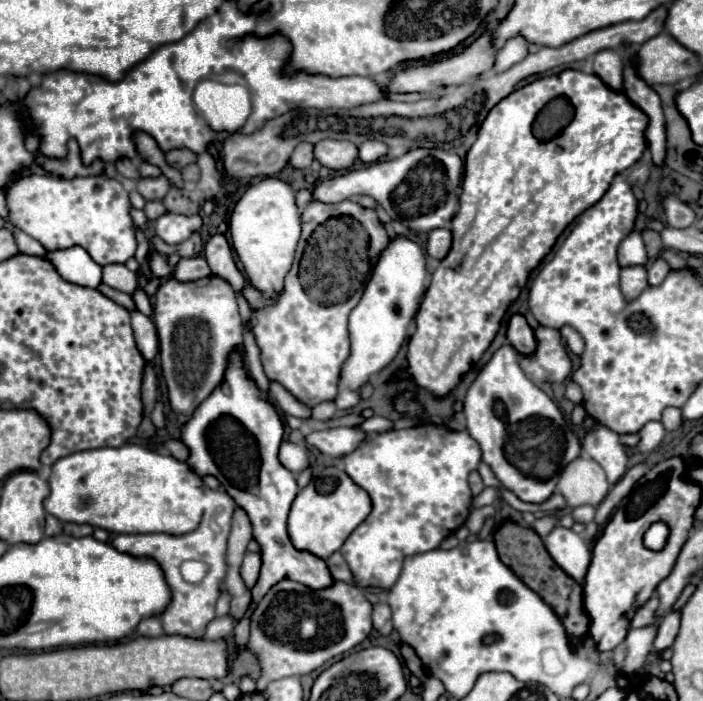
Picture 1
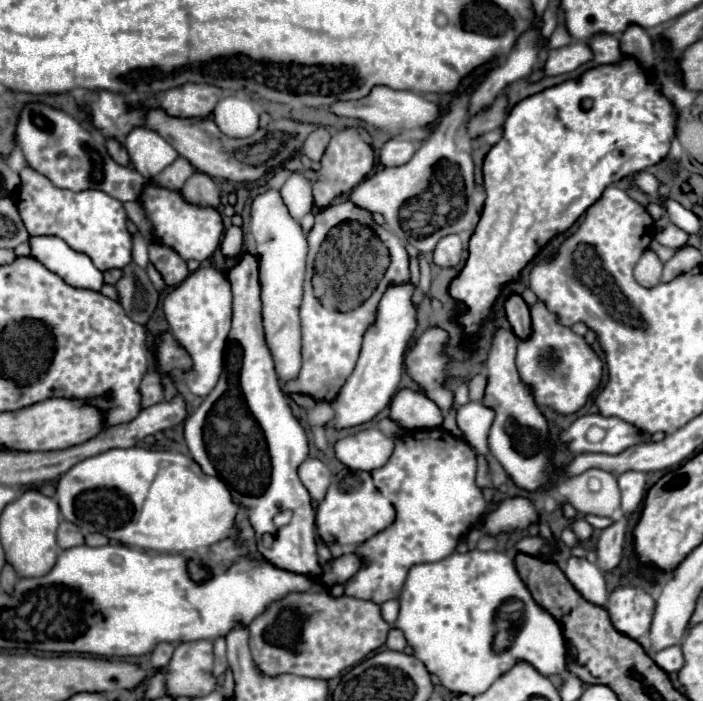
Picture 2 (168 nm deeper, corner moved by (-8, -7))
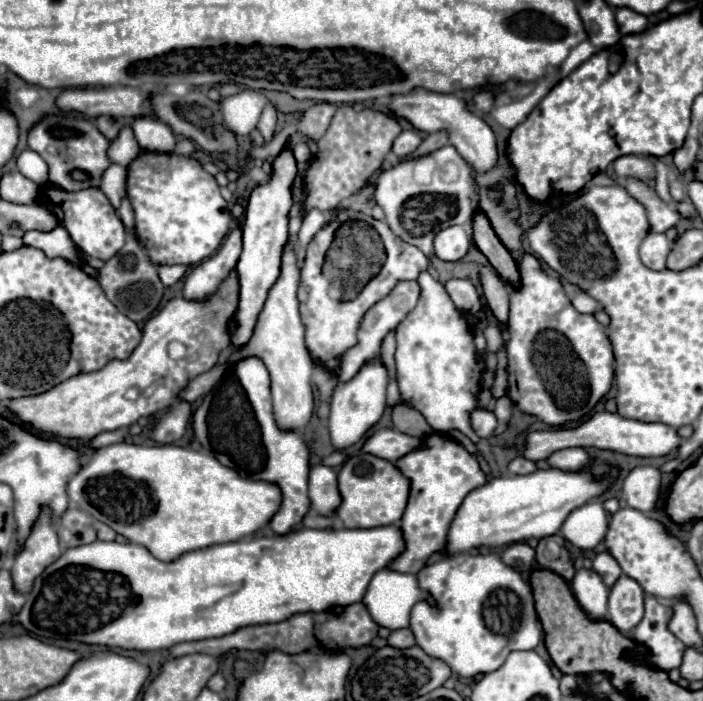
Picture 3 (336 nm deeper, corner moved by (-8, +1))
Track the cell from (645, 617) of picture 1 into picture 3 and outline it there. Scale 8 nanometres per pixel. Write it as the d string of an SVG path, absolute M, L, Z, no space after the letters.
M622 576L610 590L608 622L620 632L632 630L644 616L644 590L636 580Z

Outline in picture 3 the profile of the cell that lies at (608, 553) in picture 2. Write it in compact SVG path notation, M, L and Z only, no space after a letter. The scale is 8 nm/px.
M600 552L600 554L594 558L592 570L602 576L602 580L604 580L604 584L606 584L608 588L612 588L612 584L614 584L614 582L620 578L620 574L622 574L622 572L620 572L620 566L616 564L616 560L612 560L612 556L608 556L608 552Z

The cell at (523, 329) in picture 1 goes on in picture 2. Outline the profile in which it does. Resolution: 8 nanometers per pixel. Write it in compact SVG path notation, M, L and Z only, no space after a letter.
M510 296L506 300L506 316L514 336L520 340L528 340L532 334L532 318L530 318L530 308L520 296Z

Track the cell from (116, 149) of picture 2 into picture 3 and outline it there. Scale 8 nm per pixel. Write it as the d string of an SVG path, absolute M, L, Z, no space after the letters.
M98 116L98 118L94 120L94 124L96 124L96 128L98 128L108 140L114 140L114 138L118 136L120 124L118 124L118 120L112 118L112 116Z

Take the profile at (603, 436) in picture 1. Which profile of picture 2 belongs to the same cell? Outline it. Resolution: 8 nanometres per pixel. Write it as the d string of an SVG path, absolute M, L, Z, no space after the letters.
M628 470L618 476L618 486L622 492L622 510L626 514L632 514L638 510L642 496L644 496L644 486L646 486L646 476L644 472L634 472Z

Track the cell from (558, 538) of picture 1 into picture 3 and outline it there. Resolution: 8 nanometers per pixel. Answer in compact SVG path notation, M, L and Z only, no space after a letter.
M584 568L578 570L572 580L572 594L588 618L606 620L608 588L604 588L604 582L596 576L596 572Z

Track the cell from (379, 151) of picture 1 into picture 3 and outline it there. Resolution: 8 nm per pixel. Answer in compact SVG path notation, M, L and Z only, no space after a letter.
M404 130L396 140L394 140L394 146L392 146L392 154L394 156L408 156L410 152L414 152L418 146L420 146L422 138L418 132L412 132L412 130Z

